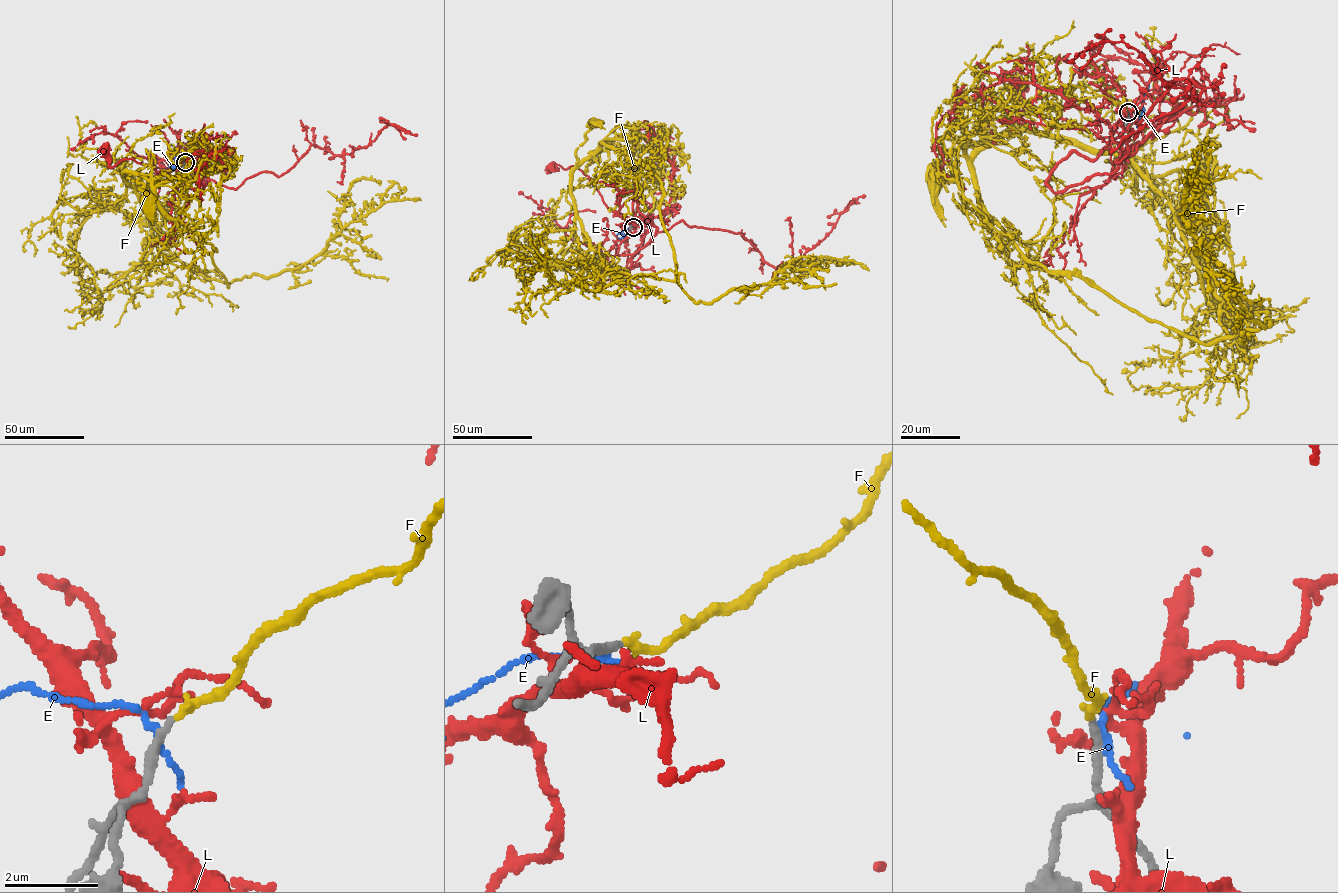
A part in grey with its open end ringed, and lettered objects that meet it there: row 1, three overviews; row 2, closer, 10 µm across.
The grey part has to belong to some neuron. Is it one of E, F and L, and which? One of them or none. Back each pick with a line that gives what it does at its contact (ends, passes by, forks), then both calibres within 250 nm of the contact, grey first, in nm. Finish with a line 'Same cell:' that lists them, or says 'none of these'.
F: It ends there. Thickness 160 nm (grey) against 180 nm
Same cell: F

